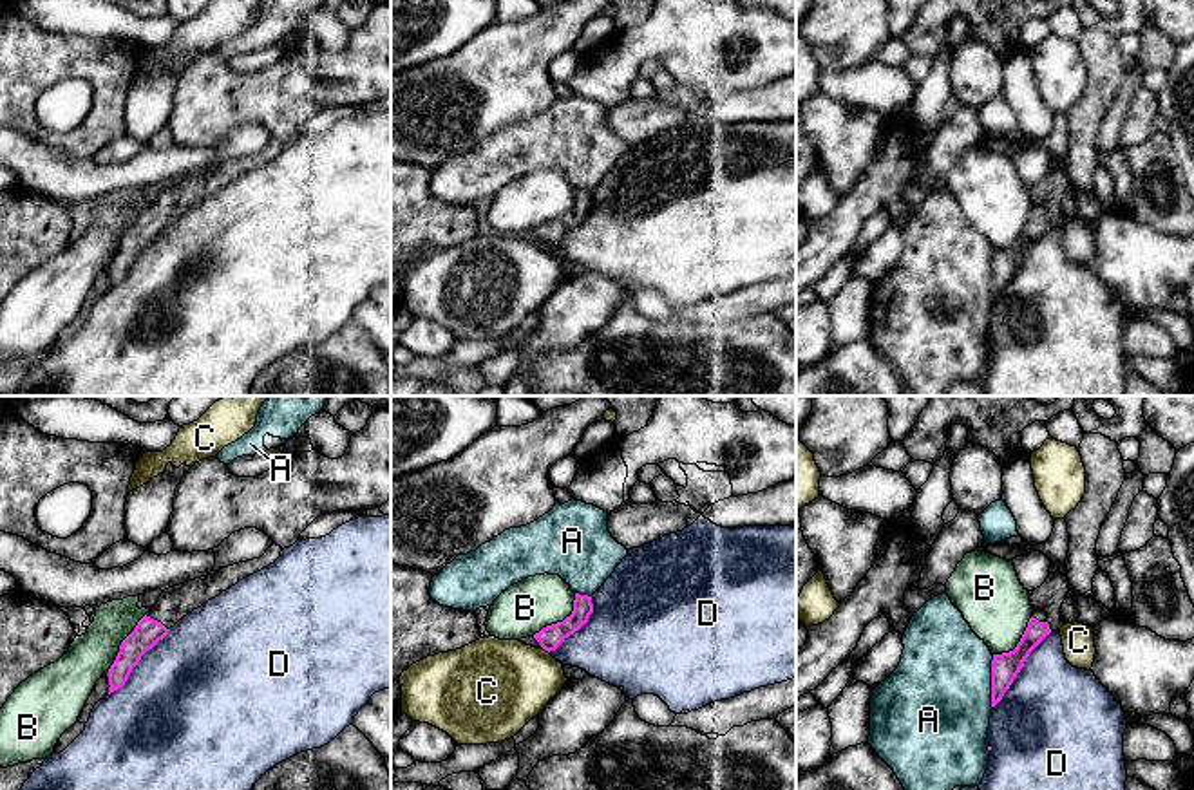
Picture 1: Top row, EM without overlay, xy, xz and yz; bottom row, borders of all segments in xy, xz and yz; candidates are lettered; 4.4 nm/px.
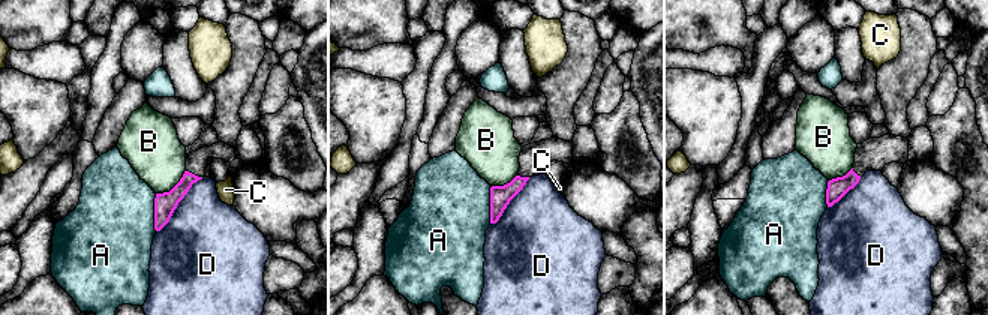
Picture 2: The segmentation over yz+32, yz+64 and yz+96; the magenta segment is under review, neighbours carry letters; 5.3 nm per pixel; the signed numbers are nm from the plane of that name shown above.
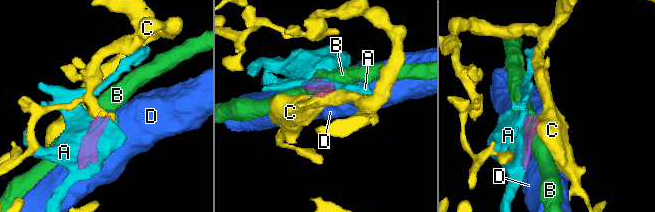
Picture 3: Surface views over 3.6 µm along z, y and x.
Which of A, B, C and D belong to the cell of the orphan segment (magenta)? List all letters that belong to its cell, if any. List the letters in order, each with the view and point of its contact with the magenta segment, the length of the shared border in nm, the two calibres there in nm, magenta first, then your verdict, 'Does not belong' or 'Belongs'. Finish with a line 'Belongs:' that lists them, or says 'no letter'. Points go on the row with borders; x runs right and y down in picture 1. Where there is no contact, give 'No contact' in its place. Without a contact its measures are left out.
A: Touches magenta at yz (992, 682). Shared border 240 nm. Thickness 130 nm (magenta) against 460 nm. Does not belong
B: Touches magenta at xy (122, 644). Shared border 320 nm. Thickness 120 nm (magenta) against 200 nm. Does not belong
C: Touches magenta at xz (547, 649). Shared border 40 nm. Thickness 110 nm (magenta) against 400 nm. Does not belong
D: Touches magenta at yz (1021, 667). Shared border 440 nm. Thickness 130 nm (magenta) against 460 nm. Does not belong
Belongs: no letter

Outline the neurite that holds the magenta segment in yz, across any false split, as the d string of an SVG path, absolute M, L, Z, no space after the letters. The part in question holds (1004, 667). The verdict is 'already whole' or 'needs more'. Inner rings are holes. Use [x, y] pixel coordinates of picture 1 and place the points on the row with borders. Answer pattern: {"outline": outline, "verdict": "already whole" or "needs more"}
{"outline": "M1040 607L1033 609L1028 627L1009 653L993 654L991 660L991 707L995 707L1009 689L1029 653L1051 633L1047 613Z", "verdict": "needs more"}

